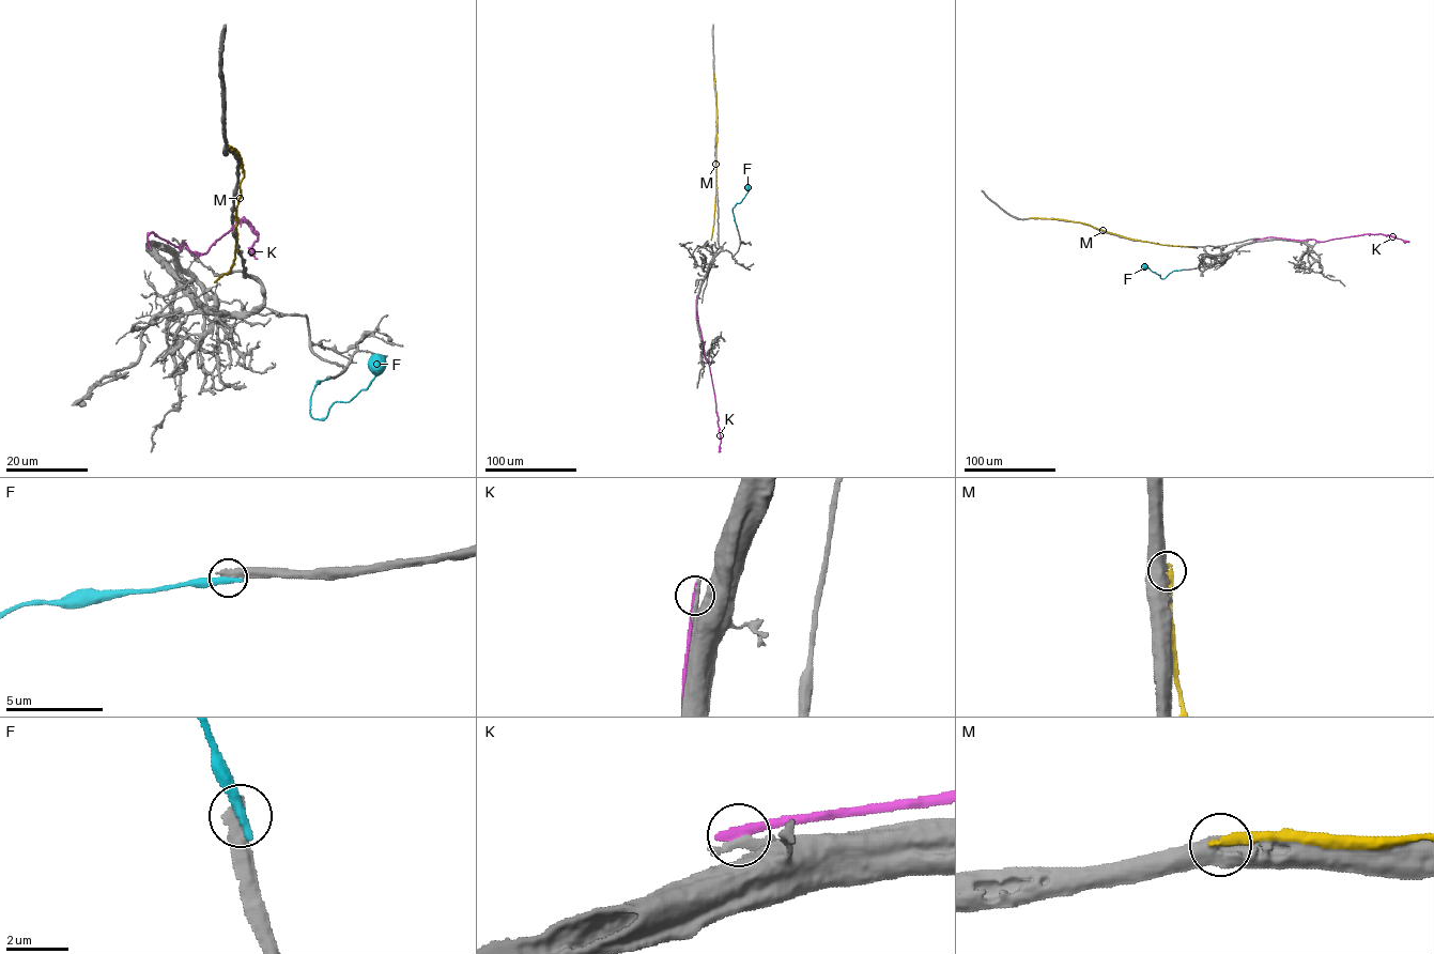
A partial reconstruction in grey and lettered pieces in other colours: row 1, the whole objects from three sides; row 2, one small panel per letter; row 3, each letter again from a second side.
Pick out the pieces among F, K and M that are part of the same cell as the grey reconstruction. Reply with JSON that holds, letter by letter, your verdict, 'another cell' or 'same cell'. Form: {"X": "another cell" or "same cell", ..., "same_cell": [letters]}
{"F": "another cell", "K": "another cell", "M": "another cell", "same_cell": []}

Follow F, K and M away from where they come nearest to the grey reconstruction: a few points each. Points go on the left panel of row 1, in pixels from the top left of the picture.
F: (329, 378), (310, 397), (310, 414), (319, 419), (335, 402), (348, 402), (365, 390), (379, 372), (374, 365)
K: (150, 247), (153, 232), (204, 254), (244, 217), (258, 234), (249, 255)
M: (228, 147), (238, 153), (243, 170), (236, 209), (235, 257), (229, 272), (214, 281)

